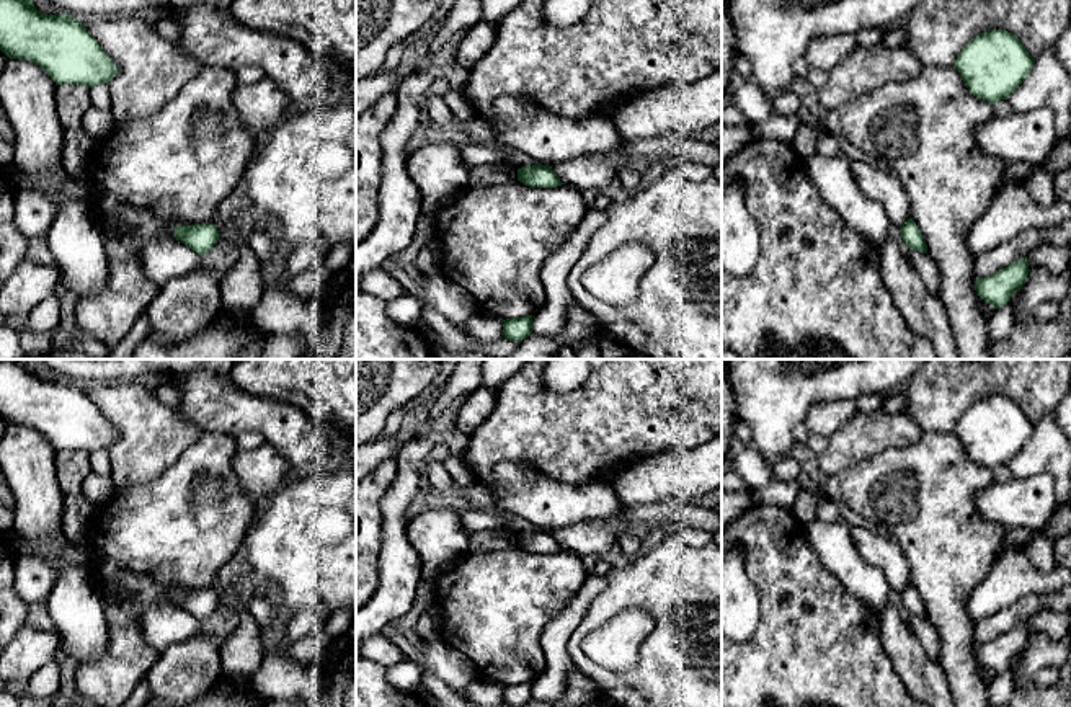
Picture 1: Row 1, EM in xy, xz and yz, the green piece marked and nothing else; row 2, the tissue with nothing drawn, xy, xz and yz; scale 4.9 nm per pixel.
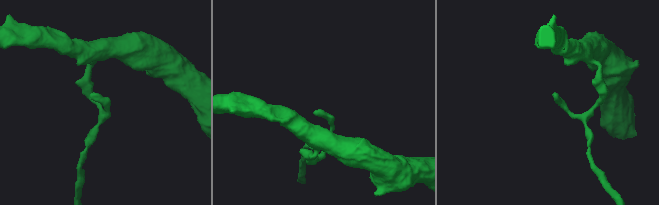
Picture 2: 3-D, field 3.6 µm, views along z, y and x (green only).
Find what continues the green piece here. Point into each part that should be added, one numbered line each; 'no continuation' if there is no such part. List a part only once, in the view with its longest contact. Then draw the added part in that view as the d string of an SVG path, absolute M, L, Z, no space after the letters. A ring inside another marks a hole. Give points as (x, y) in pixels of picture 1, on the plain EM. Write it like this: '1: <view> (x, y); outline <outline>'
no continuation

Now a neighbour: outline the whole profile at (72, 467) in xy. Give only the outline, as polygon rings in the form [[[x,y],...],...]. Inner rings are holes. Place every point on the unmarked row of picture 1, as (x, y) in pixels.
[[[64,449],[56,452],[56,474],[64,493],[64,534],[70,545],[88,547],[96,506],[82,493],[83,480],[91,474],[90,452]]]

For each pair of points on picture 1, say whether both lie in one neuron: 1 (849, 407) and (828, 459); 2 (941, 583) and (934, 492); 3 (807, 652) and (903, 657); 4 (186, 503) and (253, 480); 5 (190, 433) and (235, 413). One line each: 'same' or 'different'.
1: different
2: same
3: different
4: different
5: different

